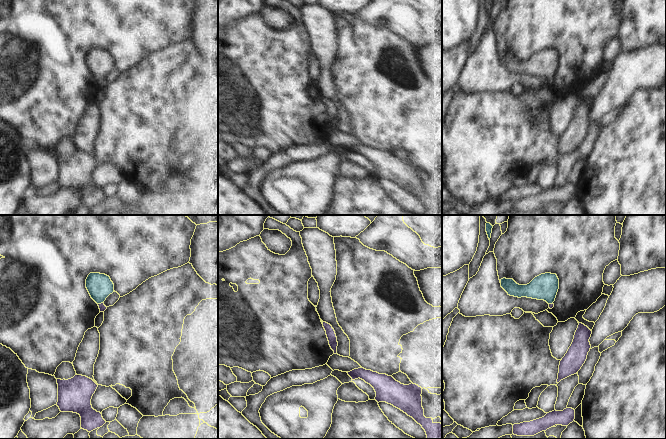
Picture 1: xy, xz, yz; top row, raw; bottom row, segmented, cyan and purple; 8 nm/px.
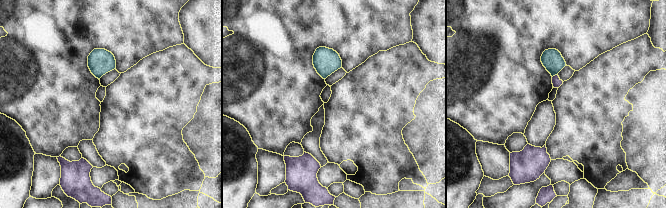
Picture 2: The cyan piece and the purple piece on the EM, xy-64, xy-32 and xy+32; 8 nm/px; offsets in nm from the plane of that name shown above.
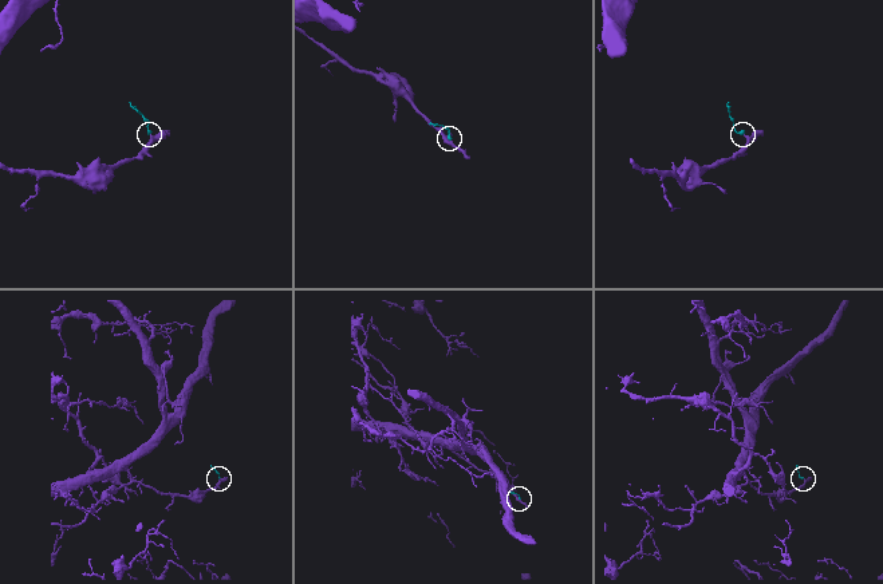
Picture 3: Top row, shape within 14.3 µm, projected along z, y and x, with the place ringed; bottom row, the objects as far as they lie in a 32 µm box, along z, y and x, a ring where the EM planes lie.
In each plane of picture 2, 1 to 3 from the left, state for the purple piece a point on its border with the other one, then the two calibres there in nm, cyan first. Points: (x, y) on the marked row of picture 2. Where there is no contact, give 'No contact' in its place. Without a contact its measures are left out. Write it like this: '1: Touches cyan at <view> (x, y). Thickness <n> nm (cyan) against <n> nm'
1: No contact
2: No contact
3: Touches cyan at xy+32 (554, 75). Thickness 170 nm (cyan) against 70 nm

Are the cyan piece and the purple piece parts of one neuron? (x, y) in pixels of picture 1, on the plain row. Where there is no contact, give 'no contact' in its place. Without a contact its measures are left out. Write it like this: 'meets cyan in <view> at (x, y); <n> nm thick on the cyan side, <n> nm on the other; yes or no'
meets cyan in xy at (100, 79); 200 nm thick on the cyan side, 60 nm on the other; yes

